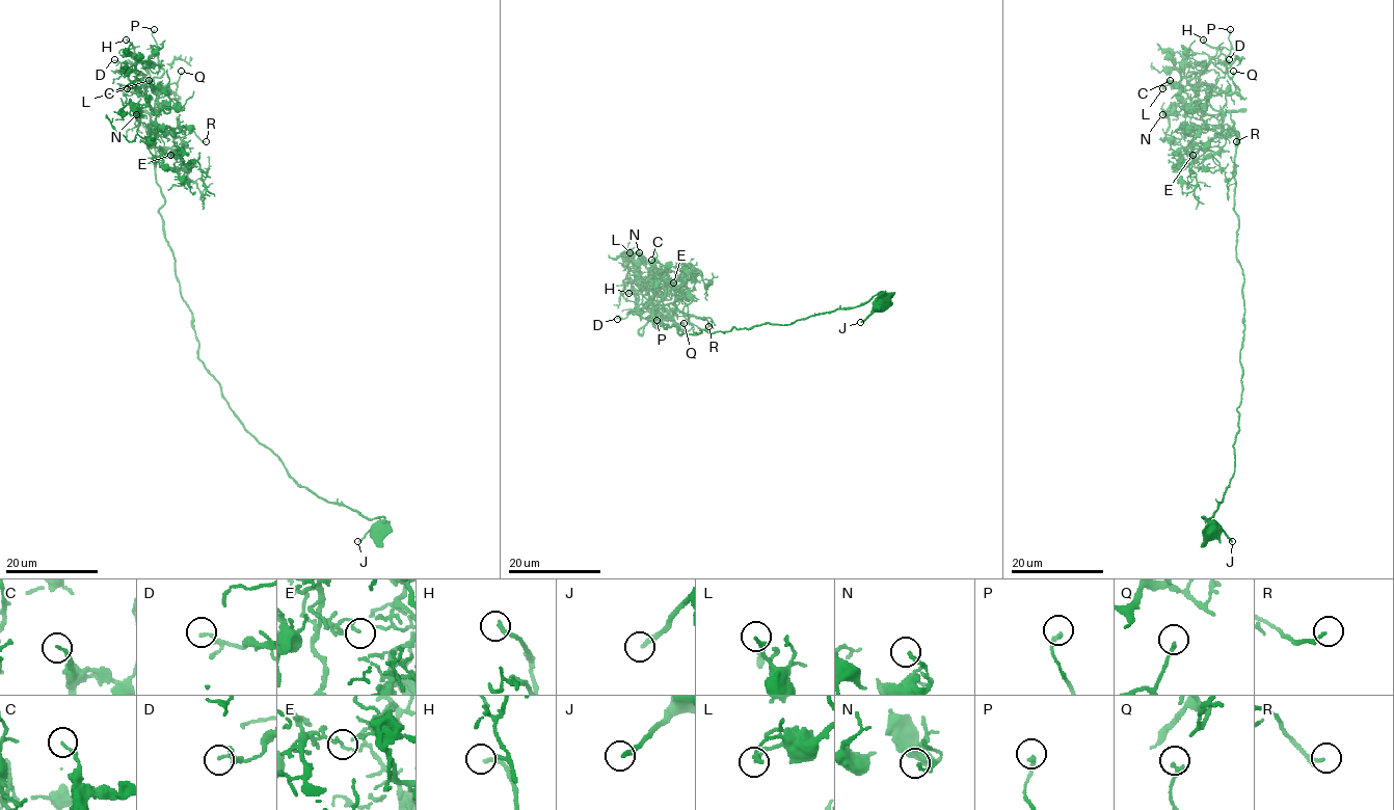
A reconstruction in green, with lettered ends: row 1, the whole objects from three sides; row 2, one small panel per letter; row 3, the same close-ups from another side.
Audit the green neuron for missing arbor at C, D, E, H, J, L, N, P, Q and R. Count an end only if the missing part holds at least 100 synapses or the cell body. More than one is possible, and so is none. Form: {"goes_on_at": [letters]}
{"goes_on_at": ["H"]}

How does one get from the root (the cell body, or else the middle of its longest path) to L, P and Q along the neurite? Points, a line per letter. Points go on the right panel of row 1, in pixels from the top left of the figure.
L: (1211, 530), (1203, 517), (1234, 471), (1242, 393), (1236, 135), (1209, 103), (1218, 88), (1184, 78), (1162, 88)
P: (1211, 530), (1203, 517), (1234, 471), (1242, 393), (1236, 134), (1227, 89), (1214, 89), (1230, 29)
Q: (1211, 530), (1203, 517), (1216, 511), (1234, 471), (1242, 393), (1236, 134), (1223, 110), (1235, 89), (1233, 71)

